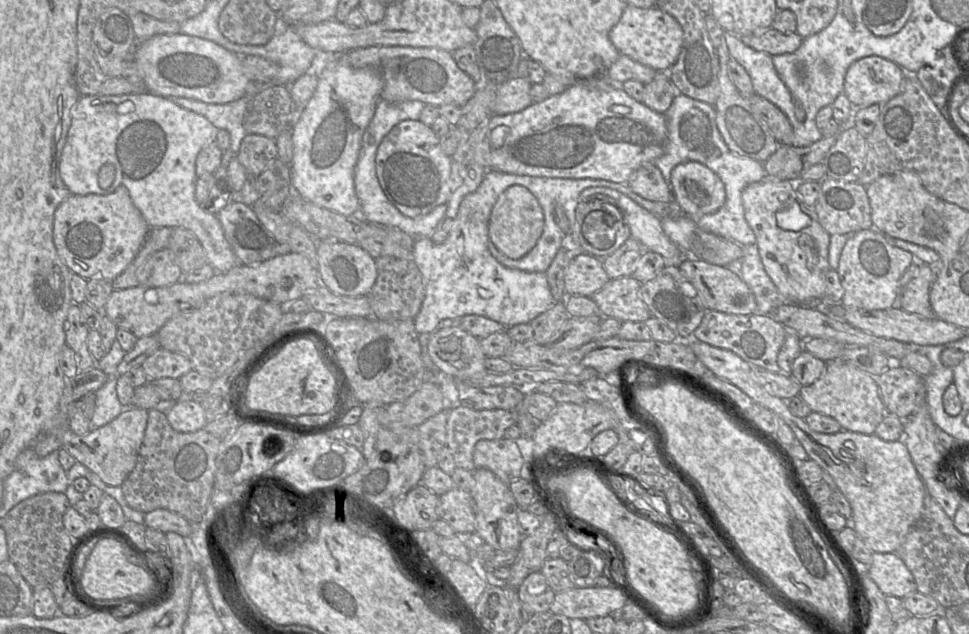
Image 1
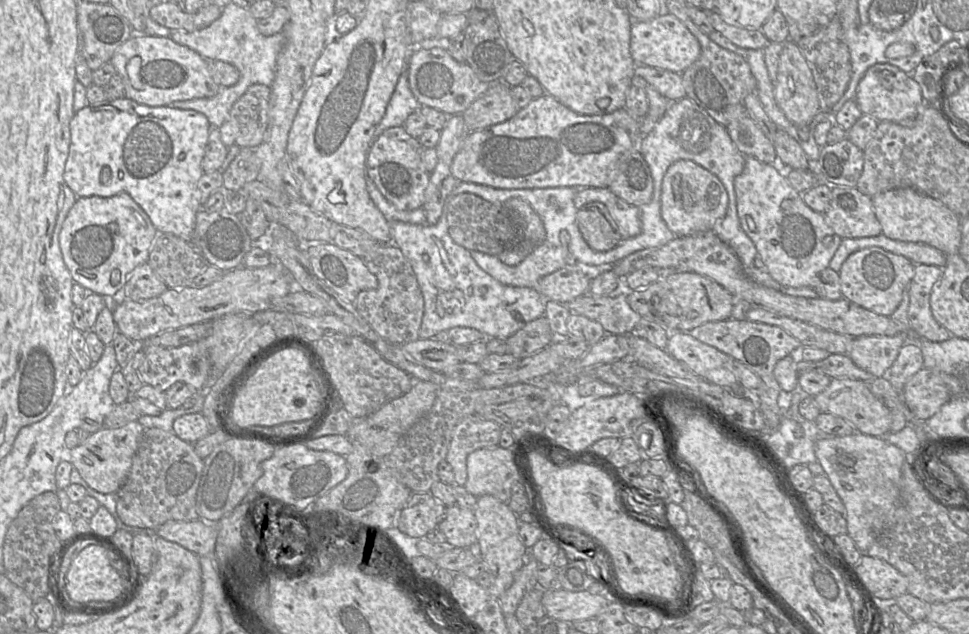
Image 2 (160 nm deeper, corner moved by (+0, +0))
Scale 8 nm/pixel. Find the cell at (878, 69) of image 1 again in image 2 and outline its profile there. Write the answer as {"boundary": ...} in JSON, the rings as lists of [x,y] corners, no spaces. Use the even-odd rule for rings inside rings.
{"boundary":[[[888,63],[875,64],[866,71],[857,86],[854,100],[863,114],[878,121],[895,122],[903,126],[913,125],[925,102],[921,88],[913,77]]]}

